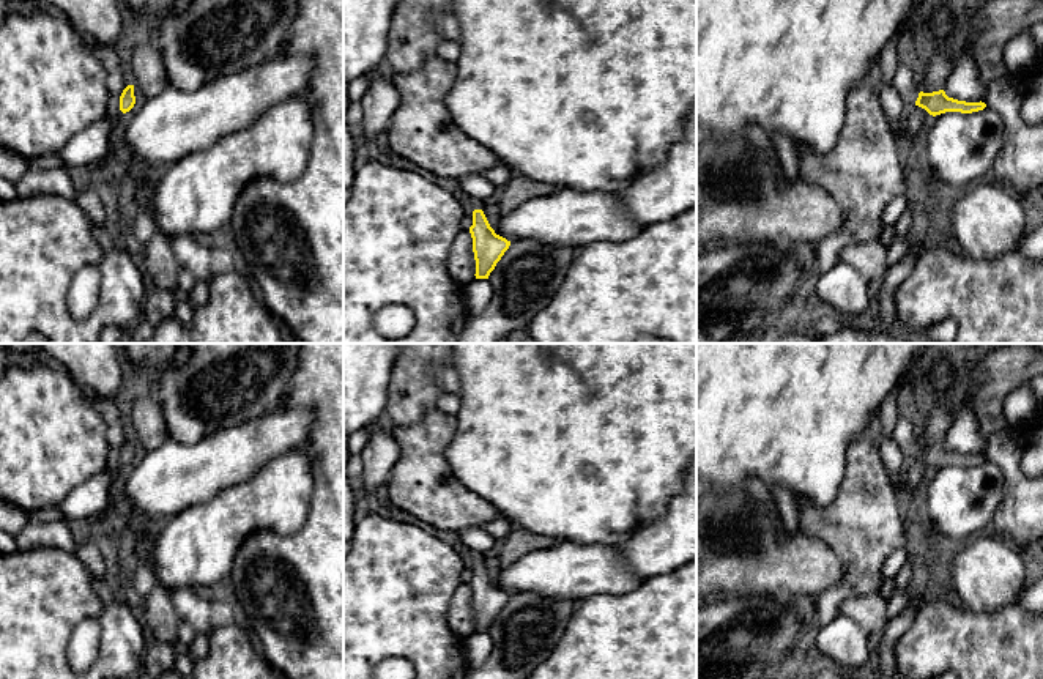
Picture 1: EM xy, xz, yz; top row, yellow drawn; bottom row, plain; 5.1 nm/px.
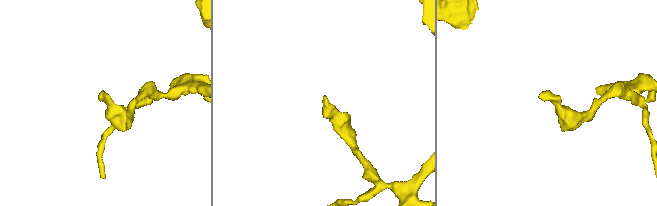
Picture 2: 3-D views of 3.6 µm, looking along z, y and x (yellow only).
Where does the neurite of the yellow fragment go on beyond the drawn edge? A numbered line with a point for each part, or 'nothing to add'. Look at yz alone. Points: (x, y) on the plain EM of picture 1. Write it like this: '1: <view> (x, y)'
1: yz (903, 435)

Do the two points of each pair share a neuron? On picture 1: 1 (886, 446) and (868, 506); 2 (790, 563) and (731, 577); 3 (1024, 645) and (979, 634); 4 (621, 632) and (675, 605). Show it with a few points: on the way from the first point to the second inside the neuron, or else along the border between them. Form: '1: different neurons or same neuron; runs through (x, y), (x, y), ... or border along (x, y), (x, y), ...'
1: different neurons; border along (867, 432), (875, 441), (892, 486), (898, 492)
2: same neuron; runs through (775, 563), (746, 563)
3: same neuron; runs through (1013, 648), (993, 648), (990, 645)
4: same neuron; runs through (634, 632), (648, 632), (662, 618)

